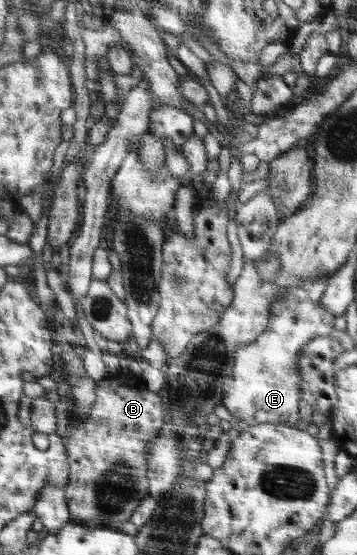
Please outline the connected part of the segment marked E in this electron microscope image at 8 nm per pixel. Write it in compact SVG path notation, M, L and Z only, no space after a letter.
M327 277L317 281L304 281L289 294L281 293L277 304L271 305L267 329L255 341L235 349L234 368L232 377L221 387L221 397L226 409L249 426L258 424L276 424L294 426L299 421L300 403L300 372L296 368L299 354L319 336L331 336L334 333L335 315L329 313L322 305L321 300L326 290Z

